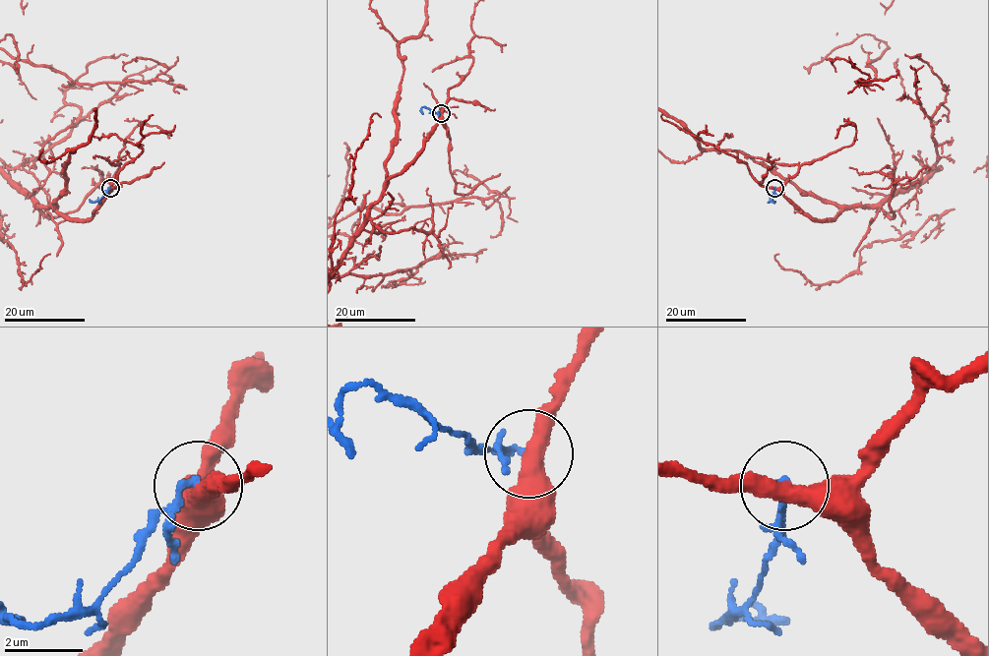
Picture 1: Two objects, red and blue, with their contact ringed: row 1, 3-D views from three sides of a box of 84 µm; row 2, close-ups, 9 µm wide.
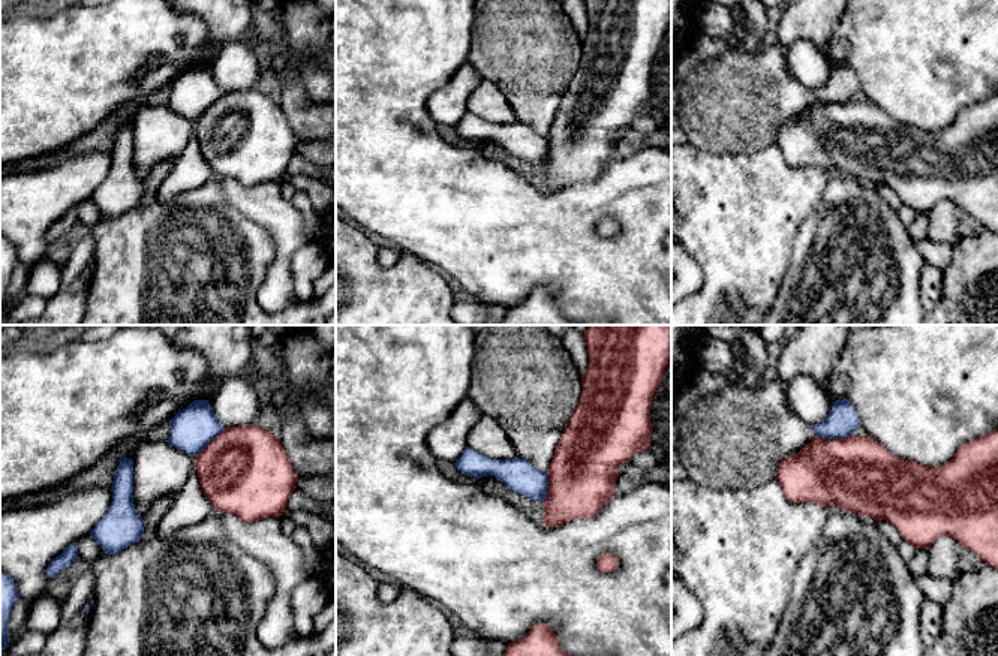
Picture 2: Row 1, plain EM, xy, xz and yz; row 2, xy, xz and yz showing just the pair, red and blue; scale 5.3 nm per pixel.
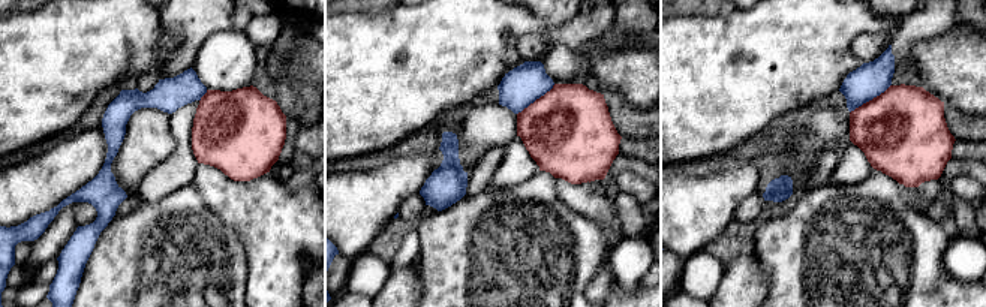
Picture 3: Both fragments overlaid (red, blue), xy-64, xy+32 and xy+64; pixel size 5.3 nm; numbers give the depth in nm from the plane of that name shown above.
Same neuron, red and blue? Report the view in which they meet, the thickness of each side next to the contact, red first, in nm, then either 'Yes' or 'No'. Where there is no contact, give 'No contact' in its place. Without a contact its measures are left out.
Touches red in yz. Thickness 400 nm (red) against 160 nm. No

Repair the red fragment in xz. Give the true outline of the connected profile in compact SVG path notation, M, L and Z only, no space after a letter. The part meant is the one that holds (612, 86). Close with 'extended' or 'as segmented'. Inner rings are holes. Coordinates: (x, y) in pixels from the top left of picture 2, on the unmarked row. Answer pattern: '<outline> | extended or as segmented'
M584 0L589 28L583 55L547 133L545 192L595 181L616 159L617 132L649 114L650 73L656 52L671 22L671 0Z | as segmented

